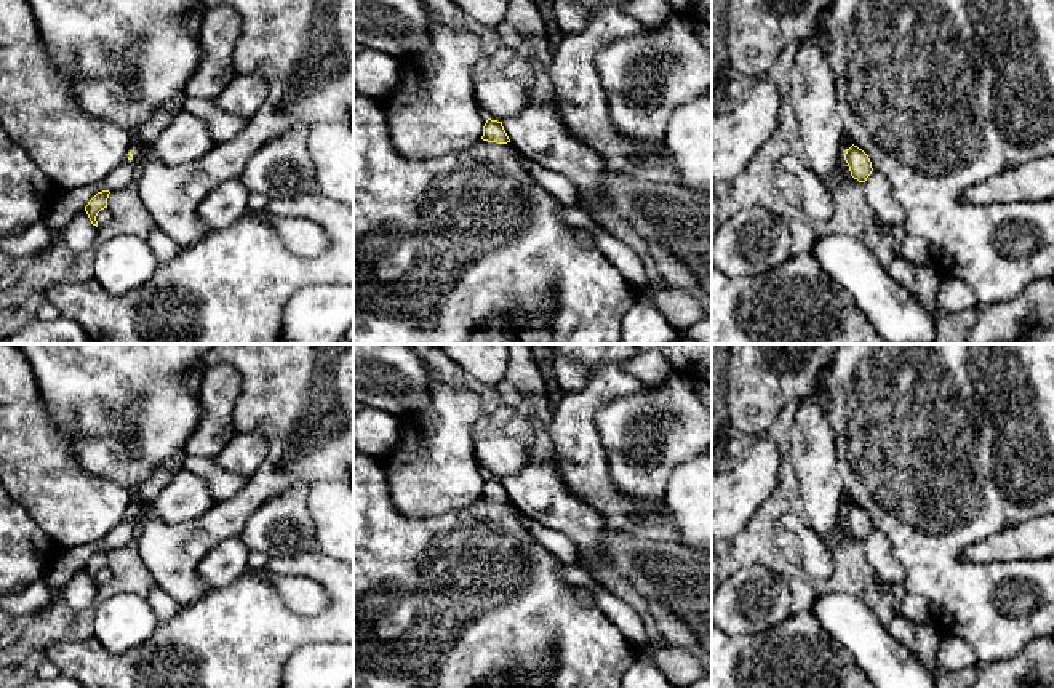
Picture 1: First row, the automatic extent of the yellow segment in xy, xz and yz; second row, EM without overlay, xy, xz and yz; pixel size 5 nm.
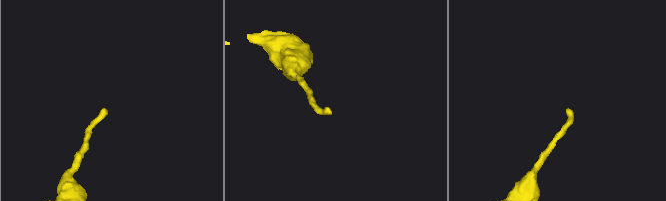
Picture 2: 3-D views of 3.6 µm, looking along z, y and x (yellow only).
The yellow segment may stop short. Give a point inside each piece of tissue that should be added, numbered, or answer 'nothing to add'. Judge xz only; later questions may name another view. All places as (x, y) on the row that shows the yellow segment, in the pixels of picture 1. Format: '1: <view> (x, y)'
nothing to add

